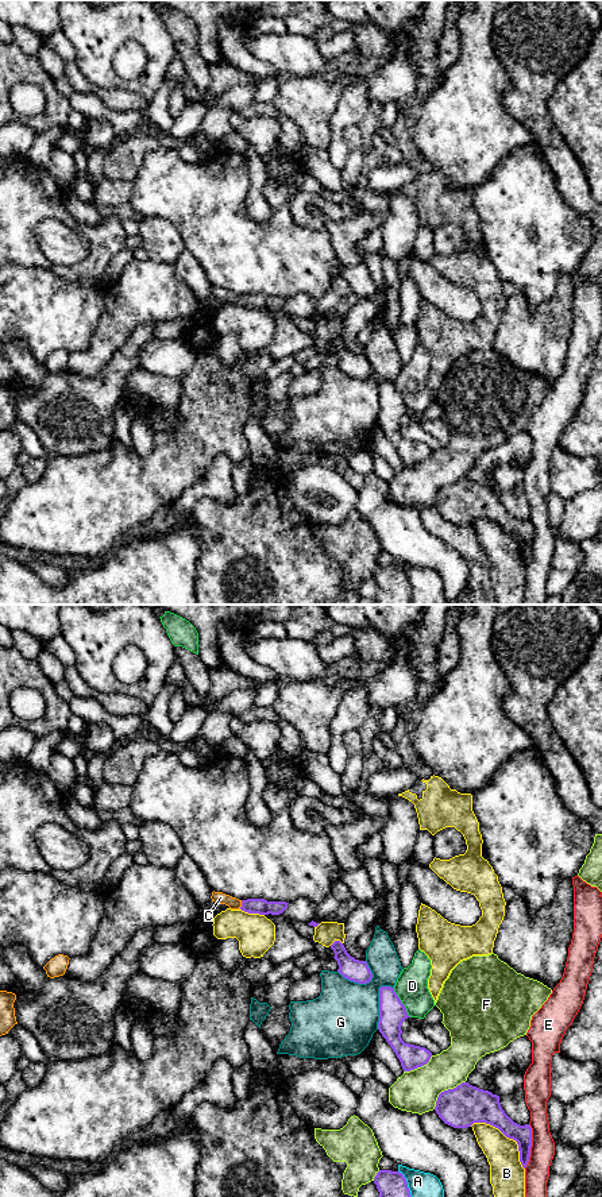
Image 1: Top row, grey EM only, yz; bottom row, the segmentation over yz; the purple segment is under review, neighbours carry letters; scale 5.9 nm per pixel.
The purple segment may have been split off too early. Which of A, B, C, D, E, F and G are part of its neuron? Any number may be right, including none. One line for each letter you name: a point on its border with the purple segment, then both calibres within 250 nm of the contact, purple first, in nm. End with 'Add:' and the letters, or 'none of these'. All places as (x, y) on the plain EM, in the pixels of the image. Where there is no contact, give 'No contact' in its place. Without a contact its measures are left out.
C: Touches purple at yz (242, 300). Thickness 100 nm (purple) against 70 nm
Add: C

